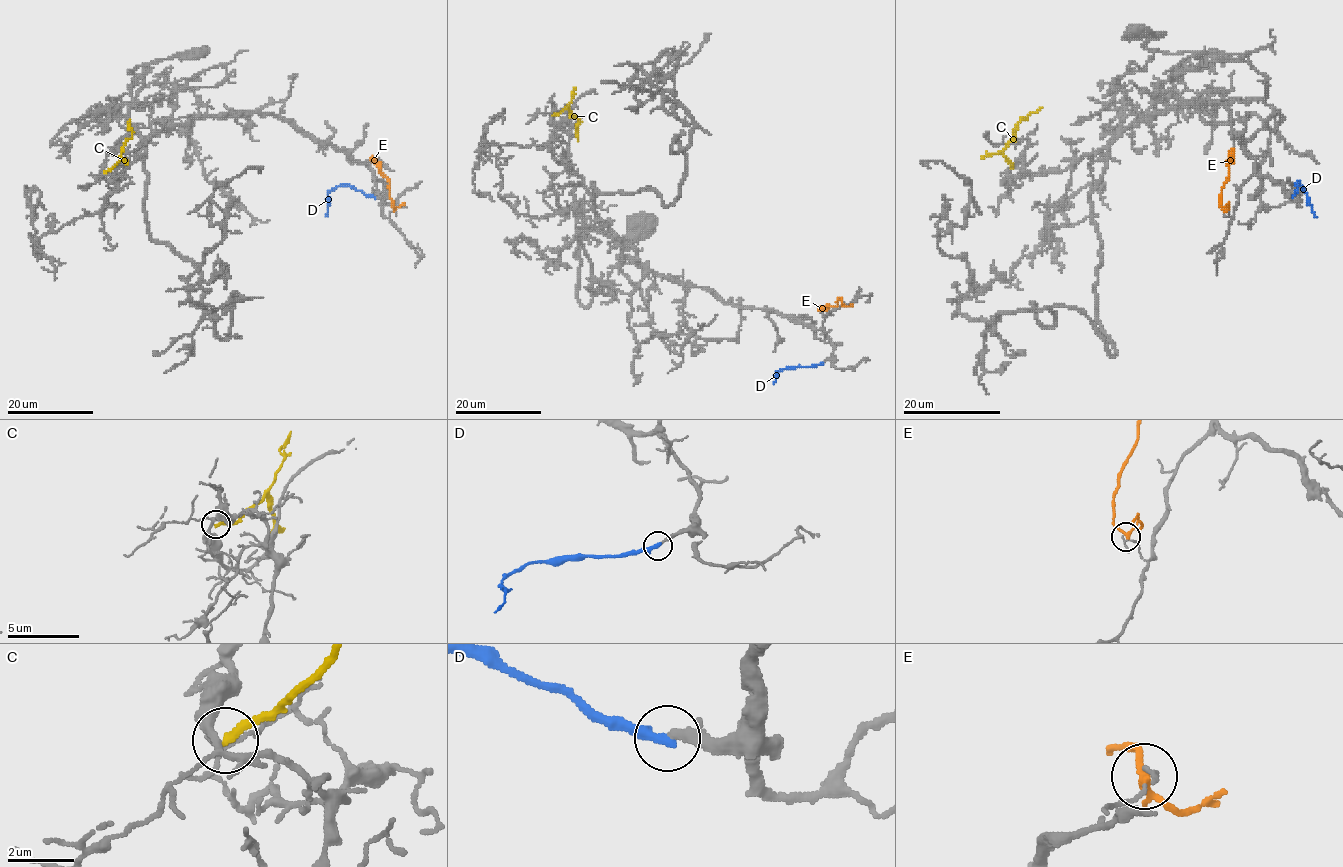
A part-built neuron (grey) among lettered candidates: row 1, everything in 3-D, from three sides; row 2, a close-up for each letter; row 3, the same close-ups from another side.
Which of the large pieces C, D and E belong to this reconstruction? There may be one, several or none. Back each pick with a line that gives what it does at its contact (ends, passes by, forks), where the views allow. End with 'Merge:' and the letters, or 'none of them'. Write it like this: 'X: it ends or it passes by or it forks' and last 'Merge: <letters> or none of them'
Merge: none of them

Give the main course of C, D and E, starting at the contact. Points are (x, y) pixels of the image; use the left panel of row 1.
C: (104, 172), (117, 163), (131, 135), (128, 125), (130, 118)
D: (374, 197), (349, 186), (337, 185), (327, 196), (326, 216)
E: (394, 210), (388, 180), (372, 156)

